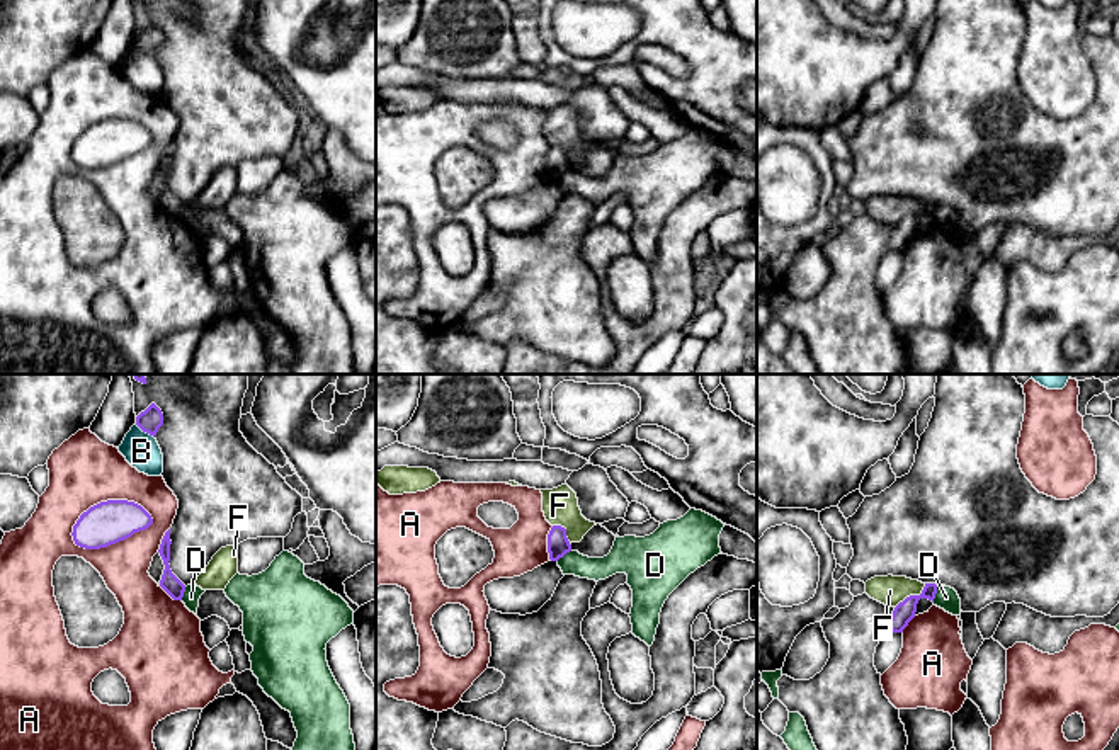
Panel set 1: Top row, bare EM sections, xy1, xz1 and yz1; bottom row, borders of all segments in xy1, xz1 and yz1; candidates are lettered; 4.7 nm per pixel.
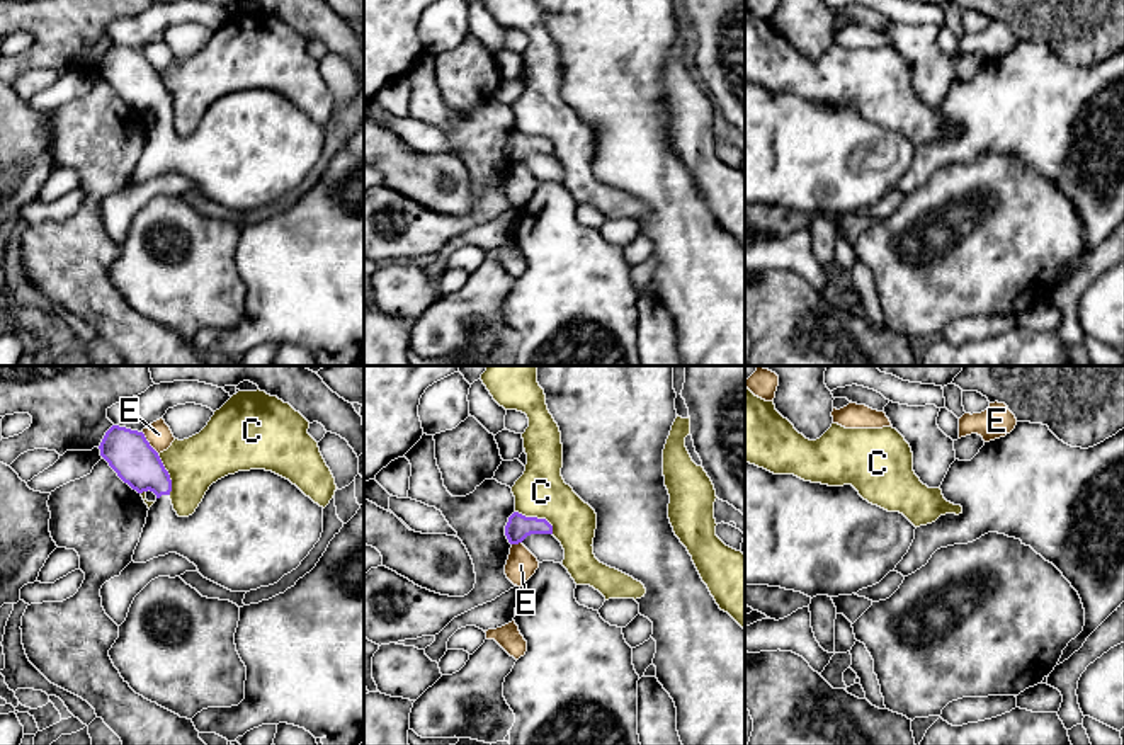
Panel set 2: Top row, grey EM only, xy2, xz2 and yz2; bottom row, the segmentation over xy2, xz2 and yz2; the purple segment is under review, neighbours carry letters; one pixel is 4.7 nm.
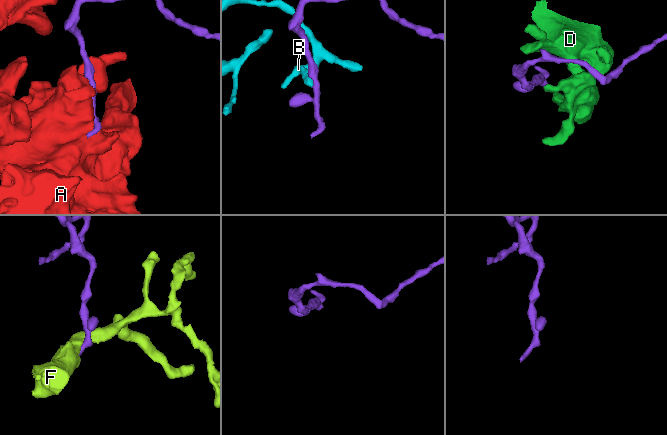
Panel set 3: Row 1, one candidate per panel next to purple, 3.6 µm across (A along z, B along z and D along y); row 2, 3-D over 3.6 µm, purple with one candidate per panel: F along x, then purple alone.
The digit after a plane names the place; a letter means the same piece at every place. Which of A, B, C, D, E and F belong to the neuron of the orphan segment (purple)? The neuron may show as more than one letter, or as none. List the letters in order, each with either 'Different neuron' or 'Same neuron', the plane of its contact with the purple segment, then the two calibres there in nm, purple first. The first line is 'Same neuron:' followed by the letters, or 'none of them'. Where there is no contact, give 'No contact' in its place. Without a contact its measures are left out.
Same neuron: none of them
A: Different neuron. Touches purple in xy1. Thickness 200 nm (purple) against 220 nm
B: Different neuron. Touches purple in xy1. Thickness 110 nm (purple) against 170 nm
C: Different neuron. Touches purple in xz2. Thickness 120 nm (purple) against 240 nm
D: Different neuron. Touches purple in yz1. Thickness 100 nm (purple) against 110 nm
E: Different neuron. Touches purple in xy2. Thickness 220 nm (purple) against 120 nm
F: Different neuron. Touches purple in yz1. Thickness 100 nm (purple) against 140 nm

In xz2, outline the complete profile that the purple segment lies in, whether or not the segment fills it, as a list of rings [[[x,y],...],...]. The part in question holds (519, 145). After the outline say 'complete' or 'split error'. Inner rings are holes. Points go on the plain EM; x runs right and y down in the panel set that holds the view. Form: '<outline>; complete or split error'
[[[514,131],[505,145],[508,162],[519,163],[531,153],[553,153],[553,145],[546,138],[525,136]]]; complete

